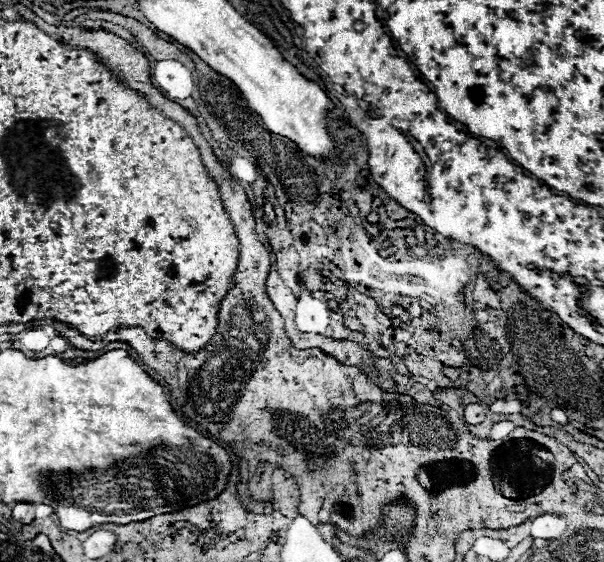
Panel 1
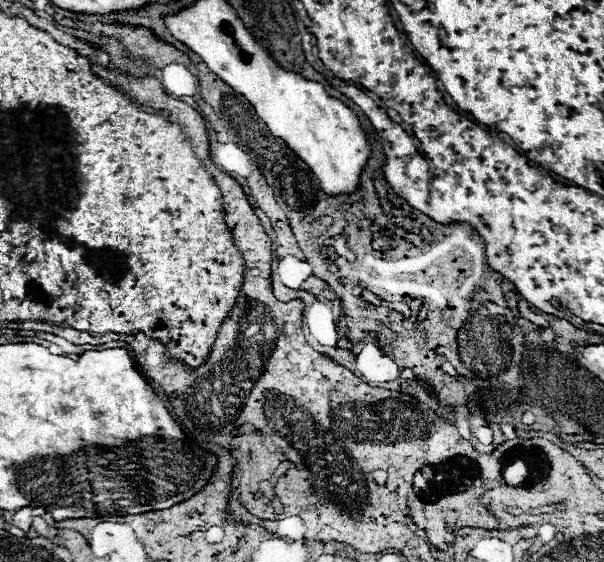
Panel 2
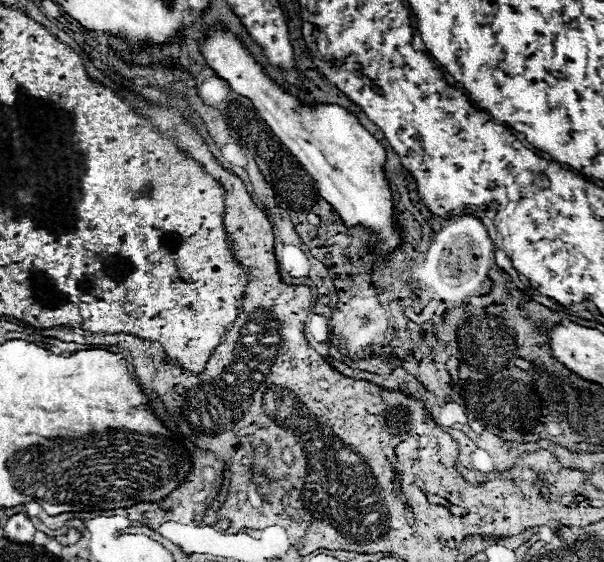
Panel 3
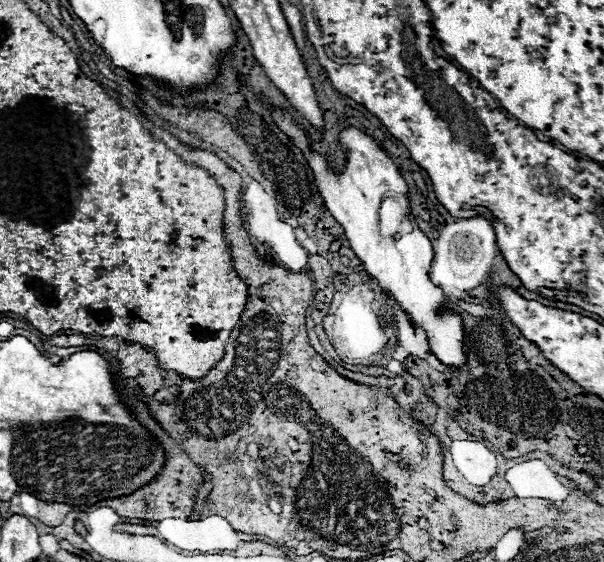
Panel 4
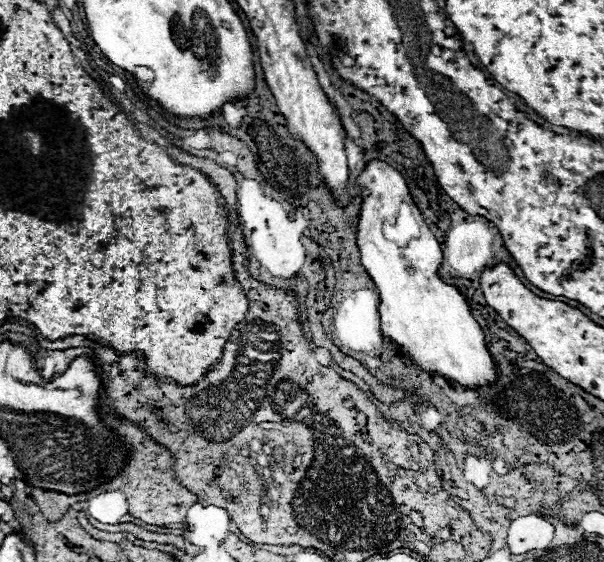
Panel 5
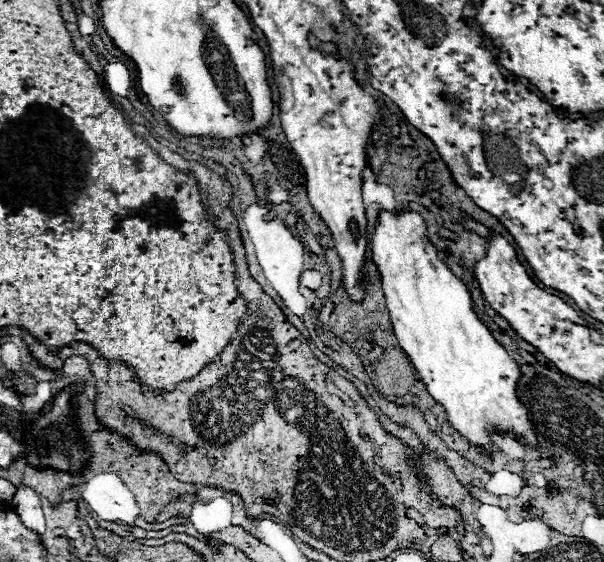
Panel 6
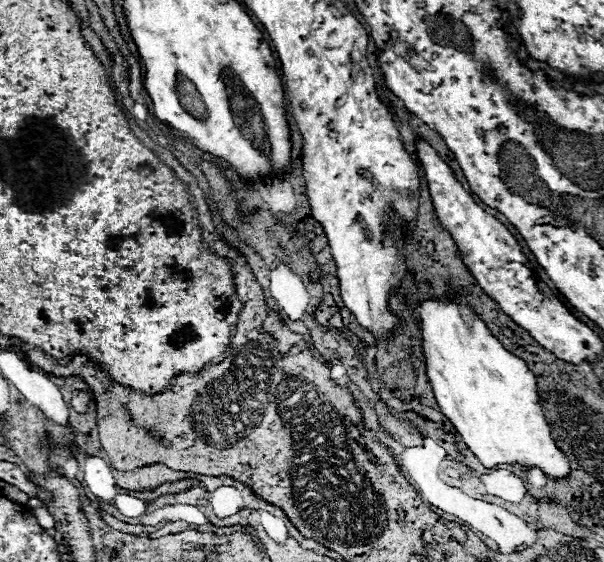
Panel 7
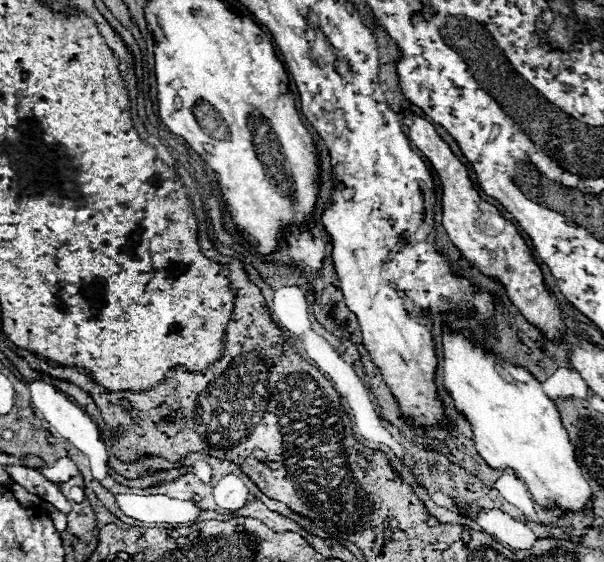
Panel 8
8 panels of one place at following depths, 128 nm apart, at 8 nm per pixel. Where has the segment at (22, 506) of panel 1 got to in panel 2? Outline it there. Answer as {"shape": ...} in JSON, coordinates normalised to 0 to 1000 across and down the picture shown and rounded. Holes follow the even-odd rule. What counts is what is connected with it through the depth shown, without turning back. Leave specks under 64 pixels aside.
{"shape":[[[40,900],[40,904],[26,907],[20,932],[30,936],[33,943],[40,943],[40,947],[50,943],[50,932],[53,932],[53,904],[50,904],[50,900]]]}

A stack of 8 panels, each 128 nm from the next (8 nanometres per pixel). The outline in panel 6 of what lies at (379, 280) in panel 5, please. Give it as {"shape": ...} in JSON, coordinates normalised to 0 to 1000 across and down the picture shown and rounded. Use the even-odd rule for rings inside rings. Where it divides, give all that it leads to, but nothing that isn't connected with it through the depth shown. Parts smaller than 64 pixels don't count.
{"shape":[[[629,374],[626,395],[613,420],[613,463],[623,470],[626,488],[632,495],[632,516],[652,598],[659,601],[662,619],[672,626],[672,633],[692,658],[712,705],[738,726],[742,751],[781,790],[801,794],[808,808],[815,804],[811,772],[818,758],[825,758],[834,772],[844,772],[848,779],[868,779],[874,790],[887,790],[887,776],[881,772],[881,754],[874,747],[874,730],[861,719],[854,705],[861,655],[841,633],[841,626],[818,605],[811,587],[781,552],[781,530],[775,512],[725,459],[725,445],[705,420],[702,388],[685,374],[662,374],[652,381],[642,374]]]}

